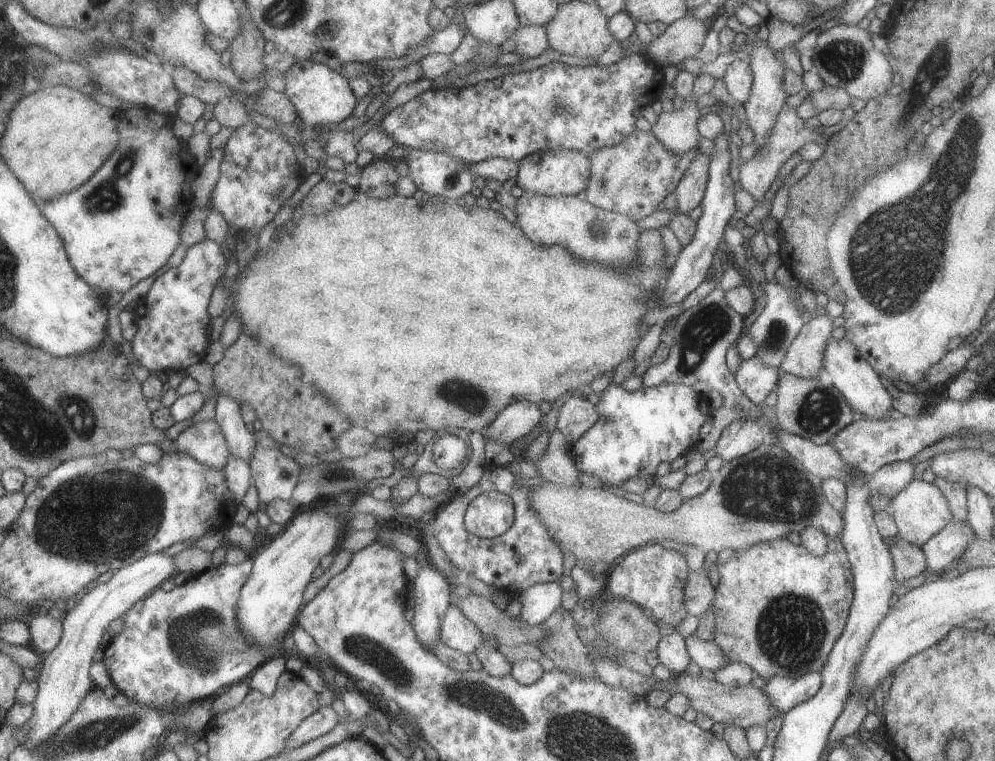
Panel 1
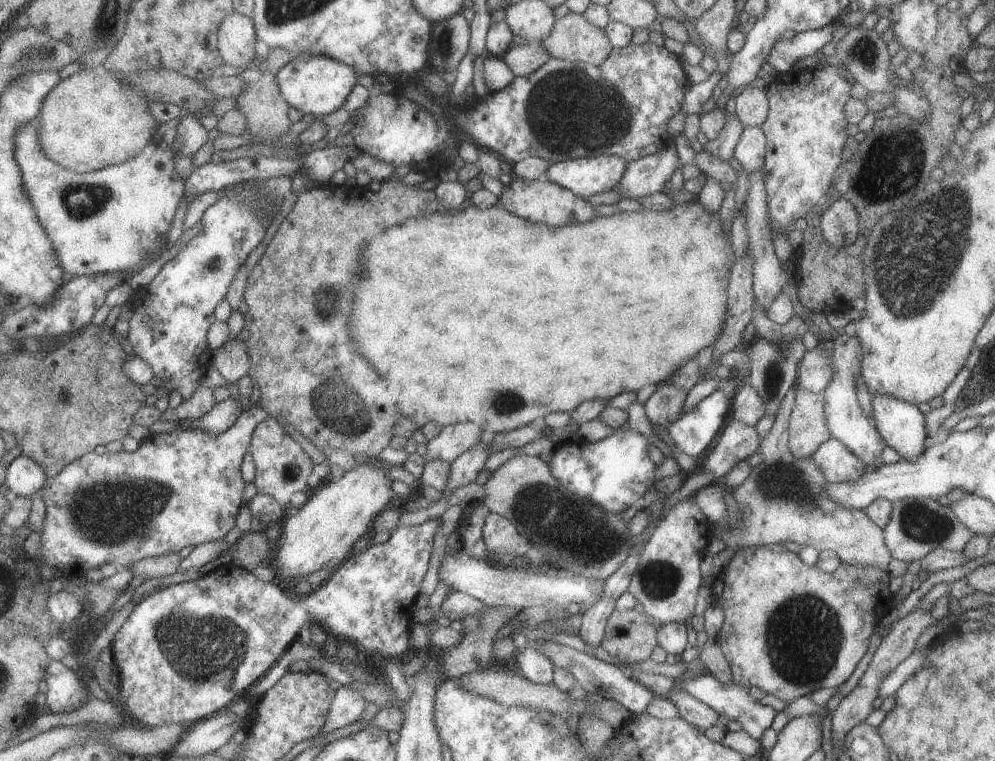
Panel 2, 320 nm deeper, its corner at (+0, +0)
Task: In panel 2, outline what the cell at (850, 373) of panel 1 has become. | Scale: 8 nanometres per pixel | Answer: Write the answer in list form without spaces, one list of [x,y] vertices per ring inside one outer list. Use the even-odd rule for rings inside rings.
[[[871,394],[869,402],[871,406],[870,422],[883,443],[887,447],[893,448],[901,456],[901,459],[910,462],[917,460],[923,454],[923,450],[926,450],[923,446],[923,440],[927,436],[925,422],[923,422],[924,414],[921,414],[915,405],[893,398],[893,396],[887,396],[887,394]]]

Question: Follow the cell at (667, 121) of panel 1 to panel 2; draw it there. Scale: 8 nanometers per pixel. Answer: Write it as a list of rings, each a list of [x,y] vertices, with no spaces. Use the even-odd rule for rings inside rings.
[[[669,142],[667,148],[661,148],[635,161],[627,161],[625,172],[616,185],[617,192],[632,201],[662,192],[663,184],[680,166],[678,159],[674,143]]]

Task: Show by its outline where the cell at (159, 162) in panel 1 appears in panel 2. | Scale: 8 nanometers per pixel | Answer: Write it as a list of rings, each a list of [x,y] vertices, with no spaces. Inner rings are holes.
[[[39,119],[25,124],[17,132],[16,156],[20,163],[25,187],[36,207],[37,215],[55,244],[57,254],[67,277],[123,272],[129,279],[135,270],[139,272],[159,258],[167,242],[169,232],[177,218],[177,208],[185,196],[185,180],[177,172],[171,145],[149,144],[137,158],[124,164],[85,174],[75,174],[69,168],[59,166],[43,152],[39,138]]]

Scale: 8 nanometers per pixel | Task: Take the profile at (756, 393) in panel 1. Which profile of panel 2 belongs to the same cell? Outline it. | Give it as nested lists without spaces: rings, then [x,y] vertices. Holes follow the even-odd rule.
[[[751,384],[736,386],[733,395],[733,418],[755,427],[756,422],[765,414],[765,404]]]

